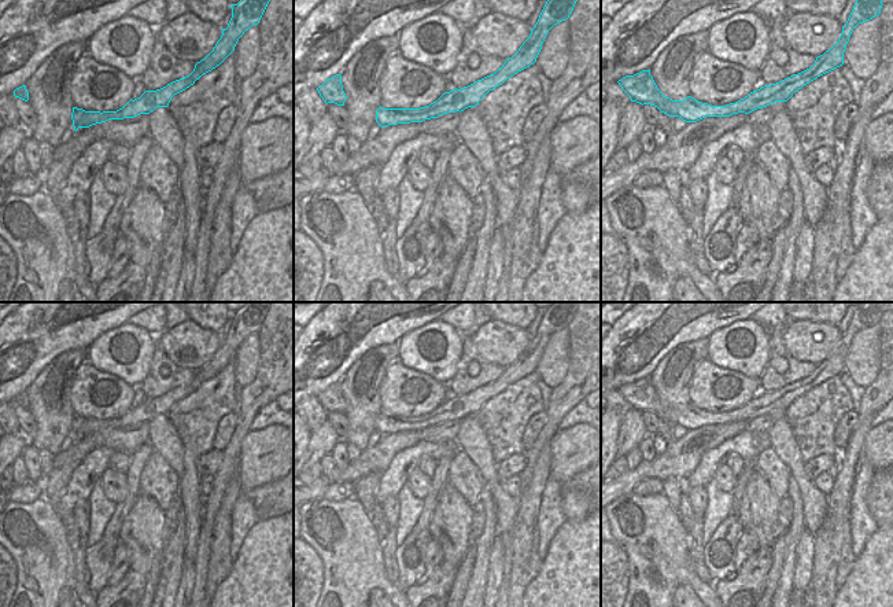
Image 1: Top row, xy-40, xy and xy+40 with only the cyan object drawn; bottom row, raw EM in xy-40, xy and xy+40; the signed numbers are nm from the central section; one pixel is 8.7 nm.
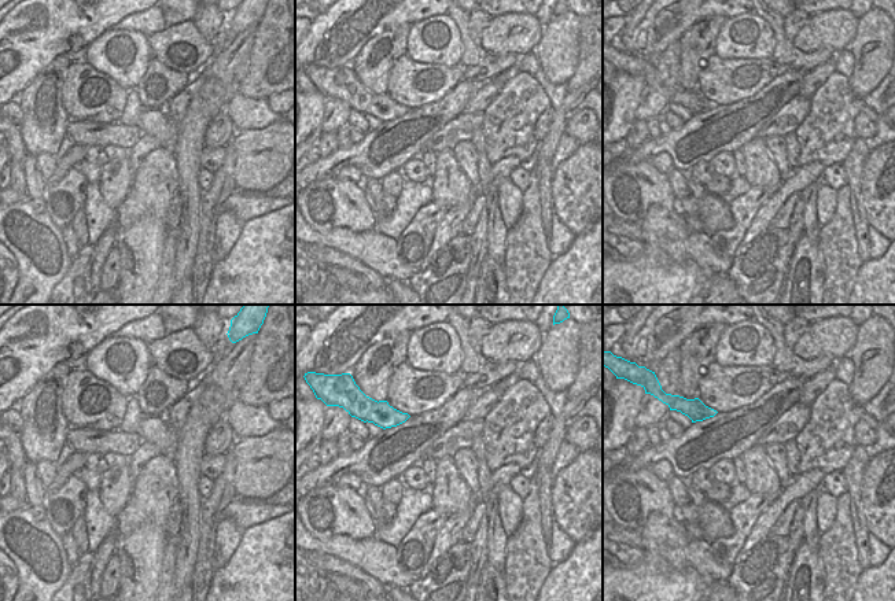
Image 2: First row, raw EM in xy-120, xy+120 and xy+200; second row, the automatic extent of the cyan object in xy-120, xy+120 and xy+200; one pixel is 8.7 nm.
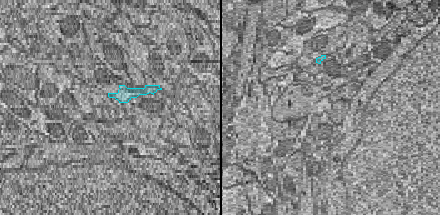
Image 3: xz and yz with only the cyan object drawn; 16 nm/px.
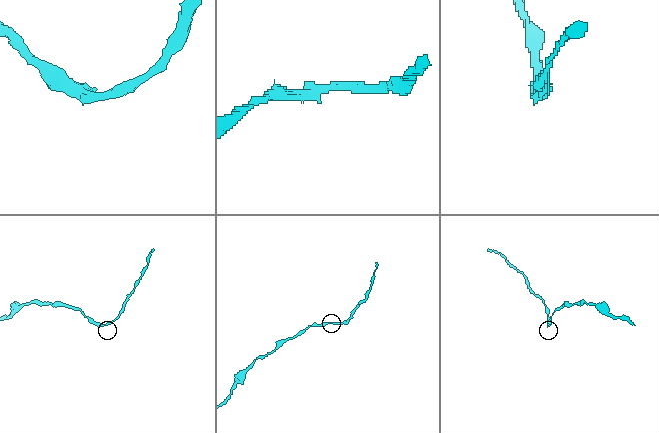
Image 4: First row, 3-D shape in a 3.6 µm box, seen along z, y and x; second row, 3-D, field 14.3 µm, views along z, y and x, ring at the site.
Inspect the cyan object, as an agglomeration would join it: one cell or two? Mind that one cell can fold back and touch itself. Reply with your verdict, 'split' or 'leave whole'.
leave whole

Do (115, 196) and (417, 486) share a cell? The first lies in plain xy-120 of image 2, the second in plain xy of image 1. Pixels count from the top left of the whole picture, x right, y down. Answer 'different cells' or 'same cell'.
same cell

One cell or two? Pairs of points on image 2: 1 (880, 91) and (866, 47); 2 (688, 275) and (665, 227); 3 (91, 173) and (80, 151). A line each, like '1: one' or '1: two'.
1: two
2: one
3: two

